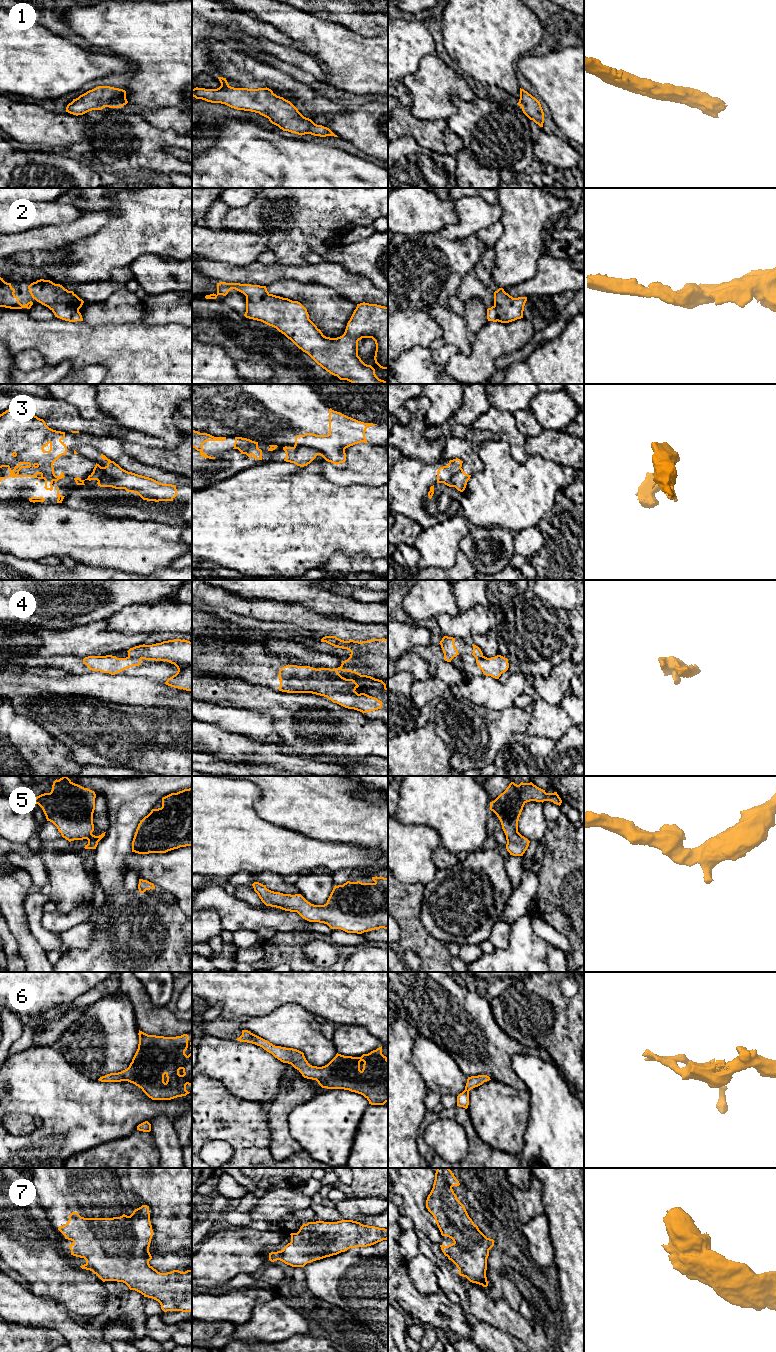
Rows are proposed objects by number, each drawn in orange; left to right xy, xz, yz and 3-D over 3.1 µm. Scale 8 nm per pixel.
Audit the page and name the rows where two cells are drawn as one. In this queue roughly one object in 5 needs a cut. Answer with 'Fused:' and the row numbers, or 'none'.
Fused: 3, 4

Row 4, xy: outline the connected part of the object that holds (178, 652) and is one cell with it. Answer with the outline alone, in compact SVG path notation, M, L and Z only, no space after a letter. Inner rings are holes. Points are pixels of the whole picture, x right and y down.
M185 639L163 641L152 645L139 645L130 648L128 657L167 661L174 664L178 671L168 678L166 685L192 692L192 642Z

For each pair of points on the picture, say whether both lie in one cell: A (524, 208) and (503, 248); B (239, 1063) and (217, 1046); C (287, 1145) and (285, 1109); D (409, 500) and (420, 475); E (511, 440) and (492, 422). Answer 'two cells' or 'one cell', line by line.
A: one cell
B: one cell
C: one cell
D: one cell
E: one cell

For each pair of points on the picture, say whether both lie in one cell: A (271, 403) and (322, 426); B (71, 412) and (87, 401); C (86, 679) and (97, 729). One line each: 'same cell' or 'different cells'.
A: same cell
B: different cells
C: different cells

